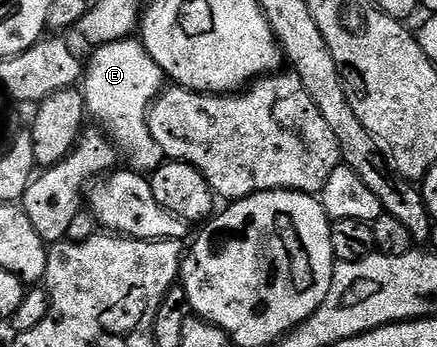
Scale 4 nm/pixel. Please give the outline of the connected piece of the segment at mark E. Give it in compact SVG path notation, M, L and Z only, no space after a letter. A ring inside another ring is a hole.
M138 39L99 45L93 53L94 58L88 61L84 74L89 116L99 121L95 122L125 156L126 153L130 156L129 168L136 173L149 175L164 164L162 152L156 139L152 139L146 118L150 114L150 106L164 88L163 71Z

